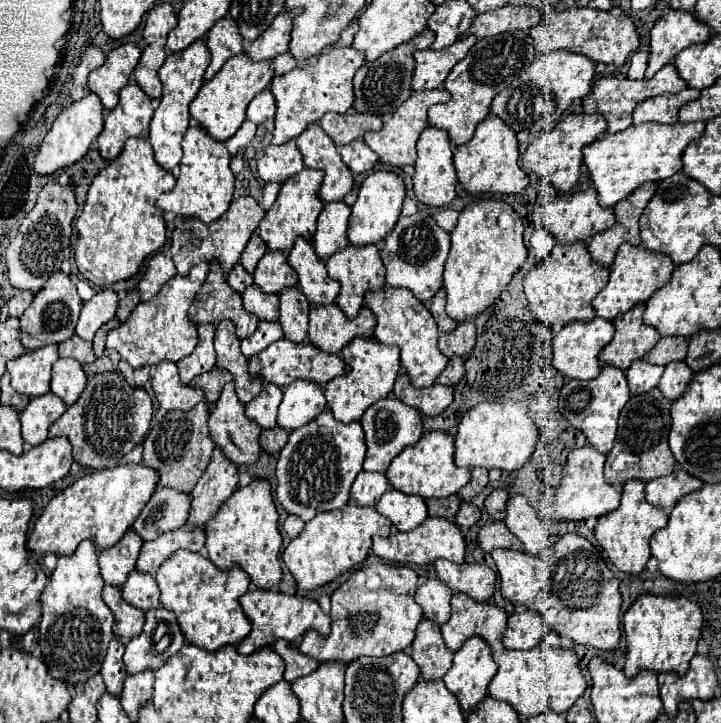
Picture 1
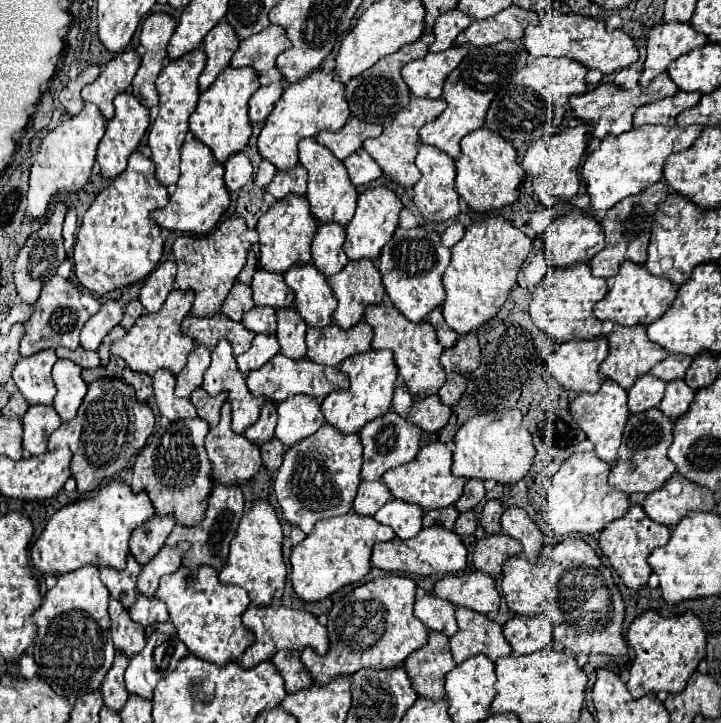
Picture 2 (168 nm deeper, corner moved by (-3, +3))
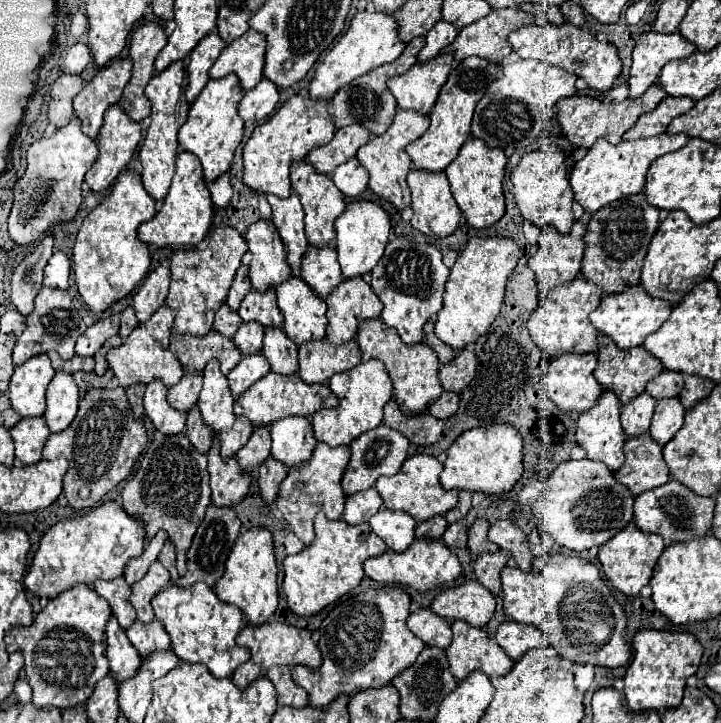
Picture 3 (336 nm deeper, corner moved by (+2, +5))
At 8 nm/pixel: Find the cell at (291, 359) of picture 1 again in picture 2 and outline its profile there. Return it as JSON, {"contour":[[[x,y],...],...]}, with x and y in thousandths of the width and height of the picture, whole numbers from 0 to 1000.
{"contour":[[[384,488],[376,499],[370,499],[370,505],[365,505],[365,510],[354,510],[345,516],[343,535],[354,549],[368,549],[370,555],[381,555],[381,557],[390,557],[398,549],[412,546],[412,544],[423,544],[423,546],[448,552],[465,538],[467,519],[470,519],[467,508],[437,505],[434,499],[429,499],[423,494],[415,499],[404,499],[401,494],[393,494],[390,488]]]}

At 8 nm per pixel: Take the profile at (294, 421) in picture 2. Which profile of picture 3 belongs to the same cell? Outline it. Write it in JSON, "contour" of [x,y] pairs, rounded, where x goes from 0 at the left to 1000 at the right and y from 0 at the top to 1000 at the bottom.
{"contour":[[[394,577],[374,591],[374,604],[377,632],[397,646],[416,646],[438,618],[430,577]]]}

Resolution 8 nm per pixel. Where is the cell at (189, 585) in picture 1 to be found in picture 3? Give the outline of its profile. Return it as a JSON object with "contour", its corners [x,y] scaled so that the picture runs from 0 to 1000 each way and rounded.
{"contour":[[[272,806],[264,815],[236,809],[211,828],[214,851],[236,878],[239,898],[255,917],[280,917],[300,939],[322,936],[330,920],[347,911],[347,900],[327,892],[336,867],[336,845],[325,837],[308,834],[286,806]]]}

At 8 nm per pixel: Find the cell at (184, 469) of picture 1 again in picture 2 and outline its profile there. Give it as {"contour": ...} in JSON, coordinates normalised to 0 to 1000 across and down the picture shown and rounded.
{"contour":[[[270,577],[270,580],[259,580],[259,582],[240,582],[232,588],[229,596],[223,599],[215,599],[209,602],[207,613],[193,624],[190,635],[187,635],[187,643],[184,643],[184,668],[182,668],[182,676],[190,682],[196,676],[204,679],[207,690],[212,693],[215,698],[215,707],[221,712],[232,712],[232,710],[243,710],[245,715],[245,723],[254,723],[254,726],[273,726],[282,712],[284,712],[284,698],[279,696],[293,674],[295,674],[295,663],[293,663],[293,638],[282,621],[282,607],[284,602],[290,599],[290,585],[279,577]]]}

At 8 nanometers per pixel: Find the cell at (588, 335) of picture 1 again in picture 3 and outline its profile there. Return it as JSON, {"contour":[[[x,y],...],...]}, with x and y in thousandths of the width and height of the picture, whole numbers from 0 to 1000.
{"contour":[[[796,488],[777,491],[774,497],[768,497],[763,502],[763,510],[757,516],[757,530],[755,530],[757,549],[763,555],[768,555],[771,563],[788,574],[804,574],[810,568],[821,566],[838,541],[821,519],[824,508],[827,508],[827,491],[818,491],[818,488],[813,488],[813,491],[796,491]]]}

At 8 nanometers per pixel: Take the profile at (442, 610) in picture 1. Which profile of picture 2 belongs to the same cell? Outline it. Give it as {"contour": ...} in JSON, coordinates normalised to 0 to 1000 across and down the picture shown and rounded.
{"contour":[[[589,820],[576,831],[576,853],[584,856],[595,870],[612,873],[620,881],[626,881],[634,873],[631,859],[631,837],[623,831],[614,831],[606,823]]]}

